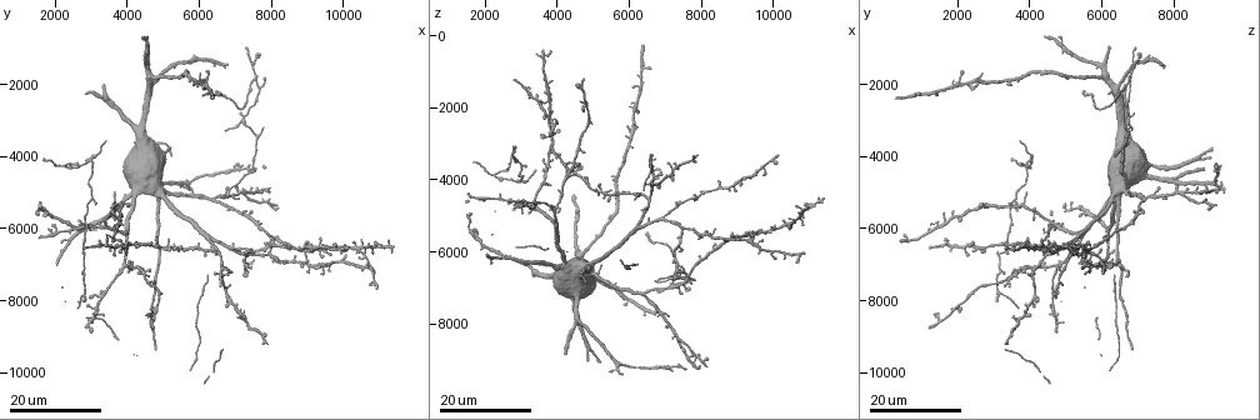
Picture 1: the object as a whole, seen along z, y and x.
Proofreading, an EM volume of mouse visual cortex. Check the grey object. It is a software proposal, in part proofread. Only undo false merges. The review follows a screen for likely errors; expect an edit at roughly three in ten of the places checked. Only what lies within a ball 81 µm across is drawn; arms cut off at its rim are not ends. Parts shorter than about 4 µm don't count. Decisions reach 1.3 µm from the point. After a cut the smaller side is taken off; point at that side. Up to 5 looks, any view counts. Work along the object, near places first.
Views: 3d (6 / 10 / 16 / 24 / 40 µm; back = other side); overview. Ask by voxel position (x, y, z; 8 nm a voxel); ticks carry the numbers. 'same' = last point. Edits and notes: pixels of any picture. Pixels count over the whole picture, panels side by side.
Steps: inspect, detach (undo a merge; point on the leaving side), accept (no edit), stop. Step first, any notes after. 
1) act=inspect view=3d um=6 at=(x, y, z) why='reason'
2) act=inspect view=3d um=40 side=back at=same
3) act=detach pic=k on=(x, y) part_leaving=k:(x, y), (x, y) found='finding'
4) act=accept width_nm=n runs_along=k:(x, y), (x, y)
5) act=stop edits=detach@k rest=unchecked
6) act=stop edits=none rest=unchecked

act=inspect view=3d um=24 at=(3000, 5200, 3500) why='a fork'

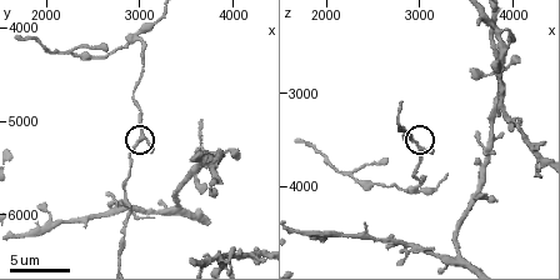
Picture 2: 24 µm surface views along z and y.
act=inspect view=3d um=10 at=(3050, 5200, 3600) why='zoom in'

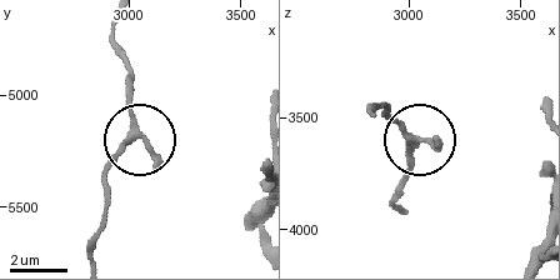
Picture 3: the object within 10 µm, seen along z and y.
act=accept arms=3 found='one cell here'

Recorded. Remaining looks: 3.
act=inspect view=3d um=24 at=(4200, 5000, 6300)

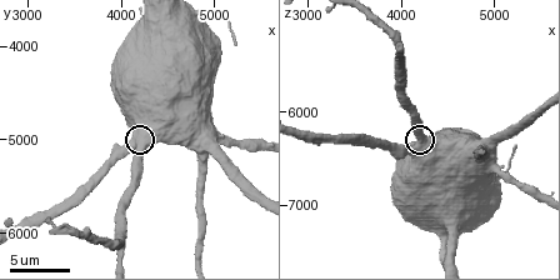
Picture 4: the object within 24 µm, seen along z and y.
act=inspect view=3d um=10 at=(4200, 5100, 6300)

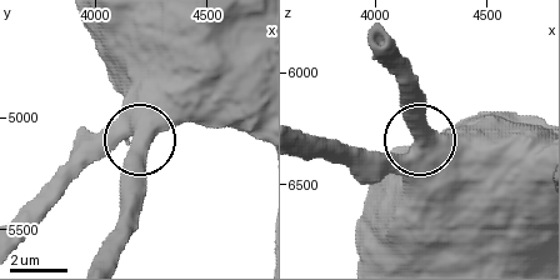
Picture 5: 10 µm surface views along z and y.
act=accept found='continuous, no second cell'

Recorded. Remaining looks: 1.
act=inspect view=3d um=10 at=(2900, 4150, 4050) why='branch point'

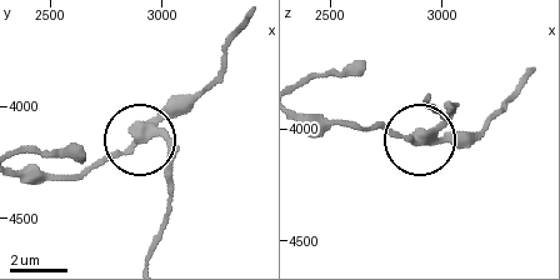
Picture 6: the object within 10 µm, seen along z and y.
act=detach pic=6 on=(185, 110) side_arm_um=6 part_leaving=6:(145, 129), (76, 174), (26, 176) found='two cells meet here'

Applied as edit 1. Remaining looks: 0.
act=stop edits=detach@6 rest=unchecked

